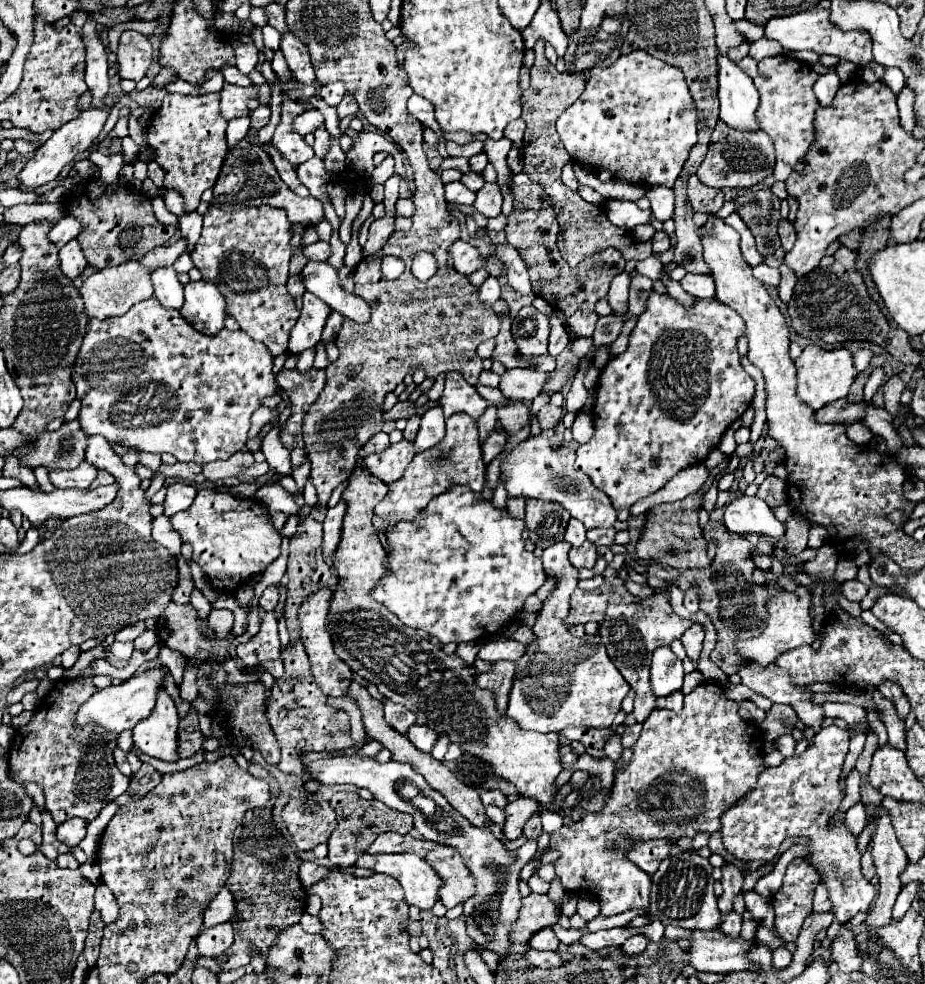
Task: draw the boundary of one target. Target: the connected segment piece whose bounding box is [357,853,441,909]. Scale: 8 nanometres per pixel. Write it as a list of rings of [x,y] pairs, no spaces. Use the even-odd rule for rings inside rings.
[[[363,853],[357,859],[359,867],[373,869],[375,873],[391,875],[405,891],[405,901],[419,909],[431,909],[437,901],[437,889],[441,887],[439,875],[427,865],[425,859],[409,853]]]

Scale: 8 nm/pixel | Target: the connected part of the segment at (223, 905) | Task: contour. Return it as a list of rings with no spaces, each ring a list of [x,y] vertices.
[[[225,887],[215,895],[215,899],[209,903],[205,917],[203,917],[203,927],[215,927],[223,921],[229,921],[229,917],[235,913],[235,901],[233,895],[225,891]]]

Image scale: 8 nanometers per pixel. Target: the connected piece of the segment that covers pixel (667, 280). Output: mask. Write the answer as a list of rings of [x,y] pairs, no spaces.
[[[665,267],[661,269],[661,277],[659,277],[659,279],[661,279],[663,285],[667,287],[667,293],[669,293],[673,299],[677,299],[681,305],[689,307],[689,305],[695,303],[695,297],[689,297],[689,295],[681,289],[681,283],[679,283],[679,281],[671,281],[671,277],[669,277],[669,273],[665,271]]]

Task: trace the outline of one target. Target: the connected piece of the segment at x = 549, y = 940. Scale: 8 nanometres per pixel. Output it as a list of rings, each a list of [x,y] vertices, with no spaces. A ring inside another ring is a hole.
[[[541,929],[541,931],[533,933],[533,937],[529,939],[529,945],[537,951],[555,951],[559,941],[551,929]]]

